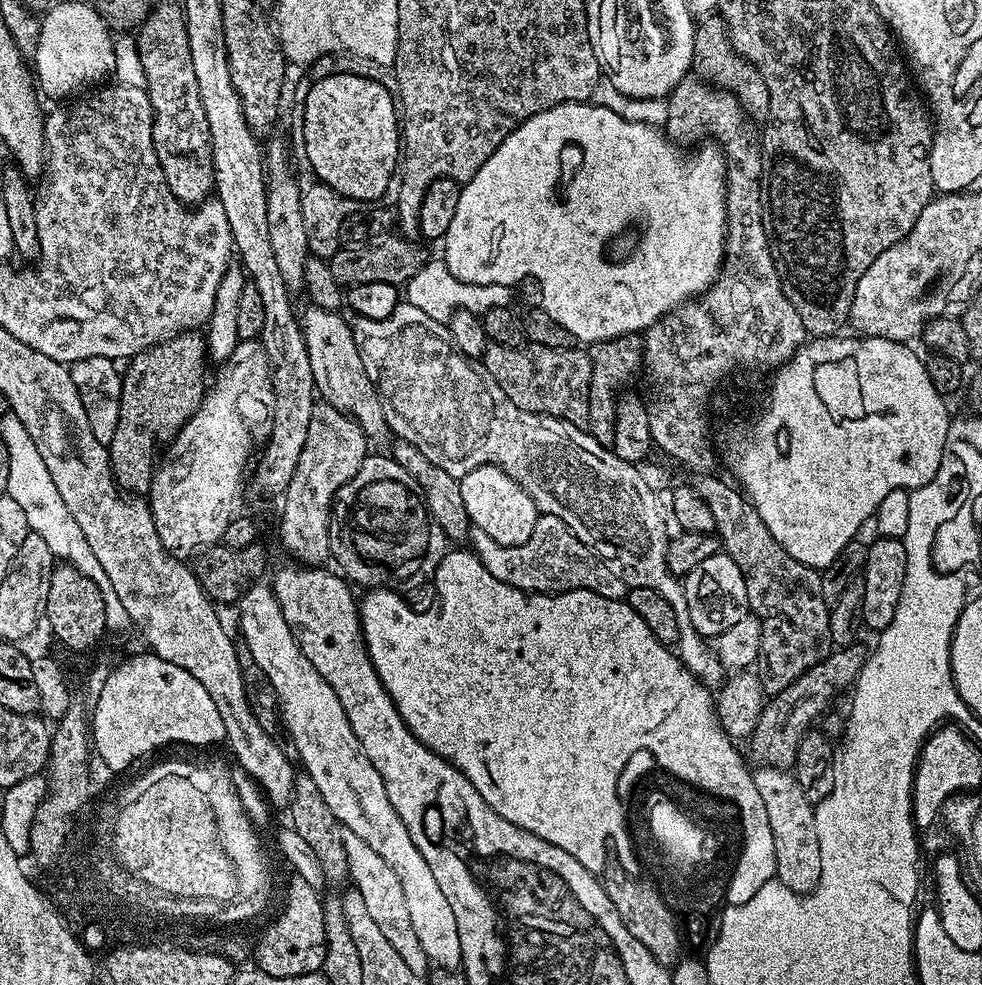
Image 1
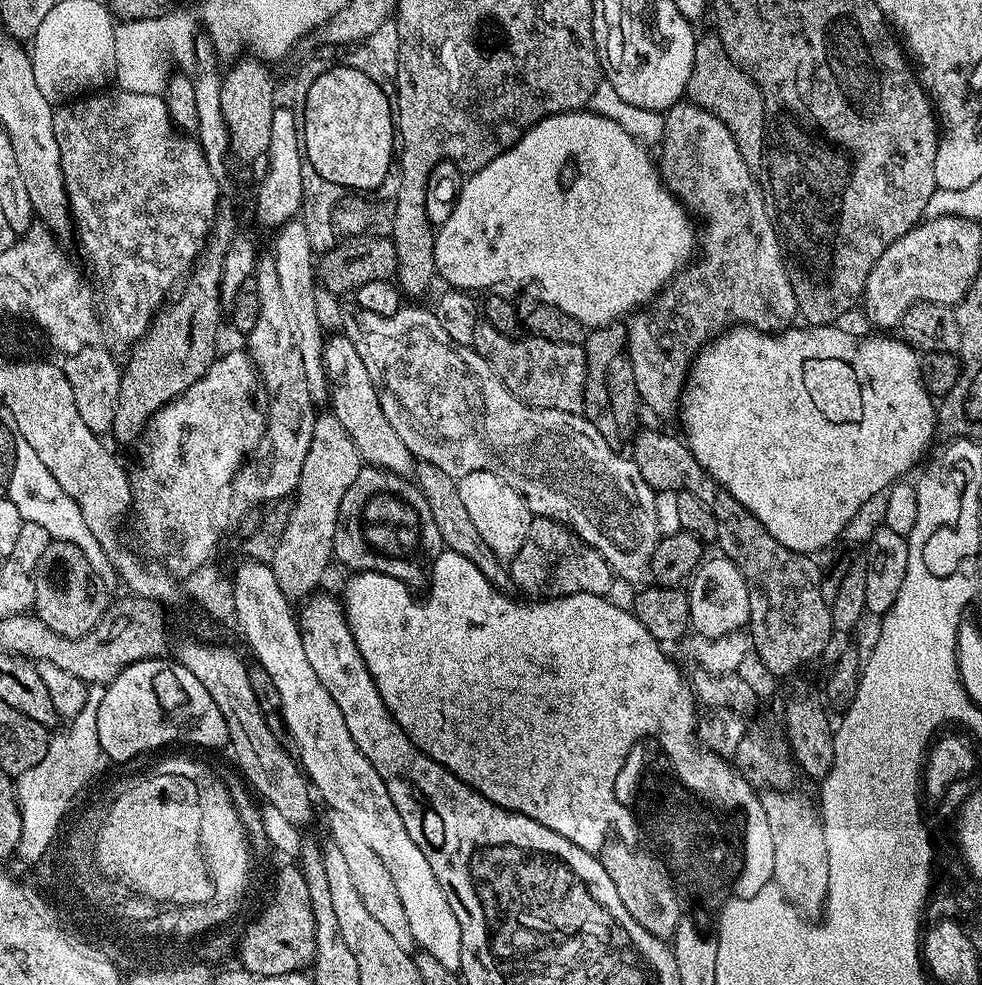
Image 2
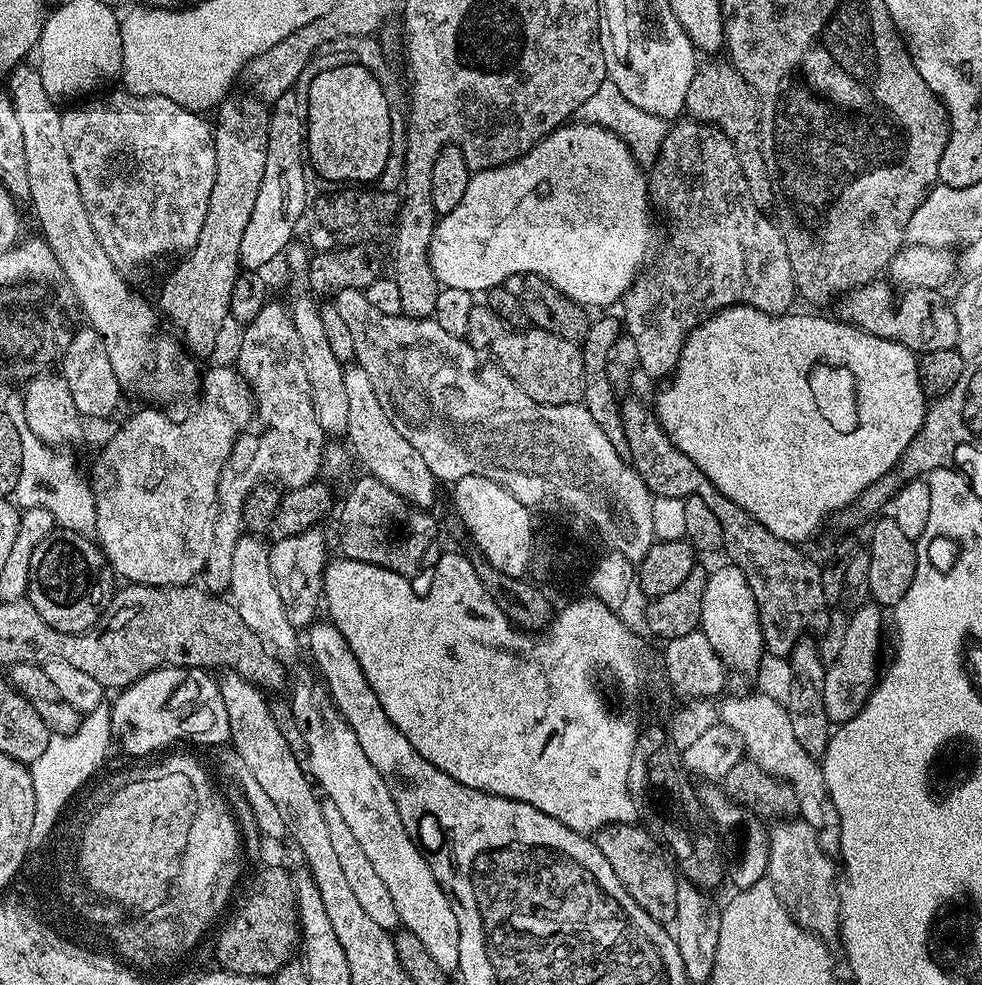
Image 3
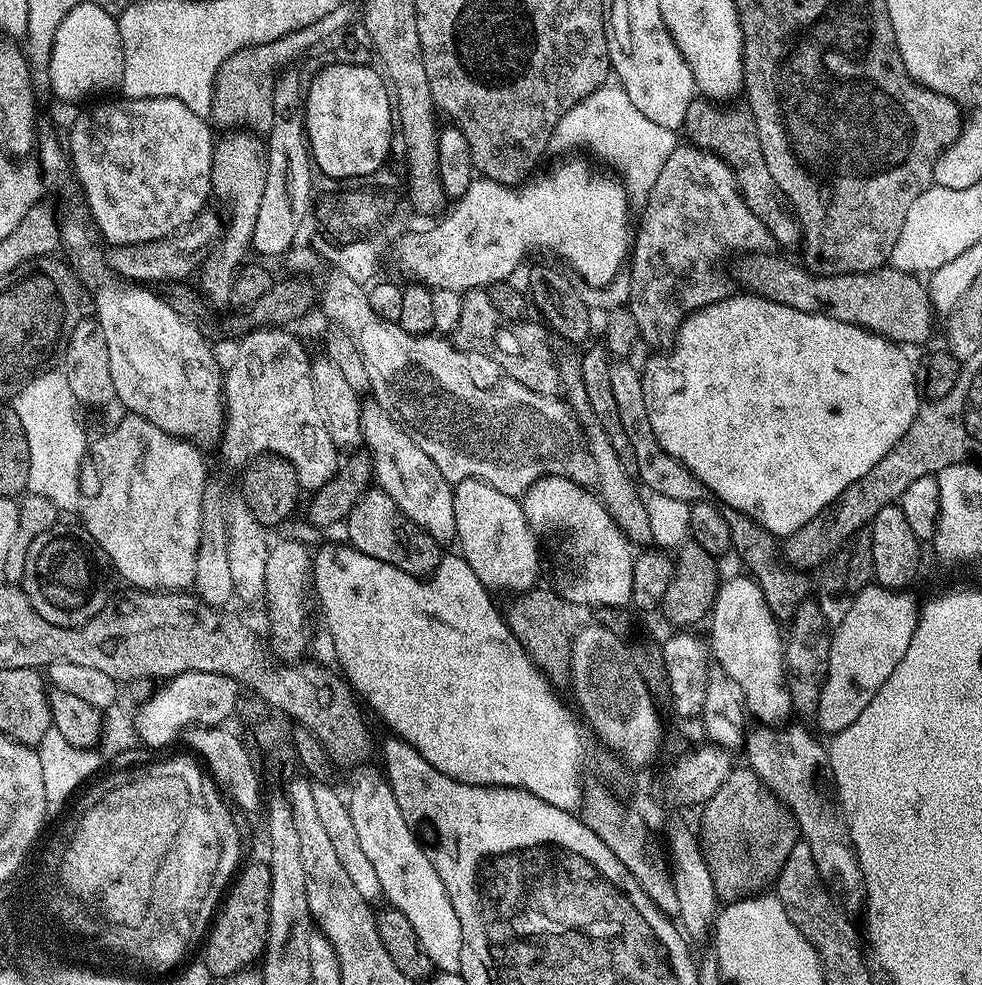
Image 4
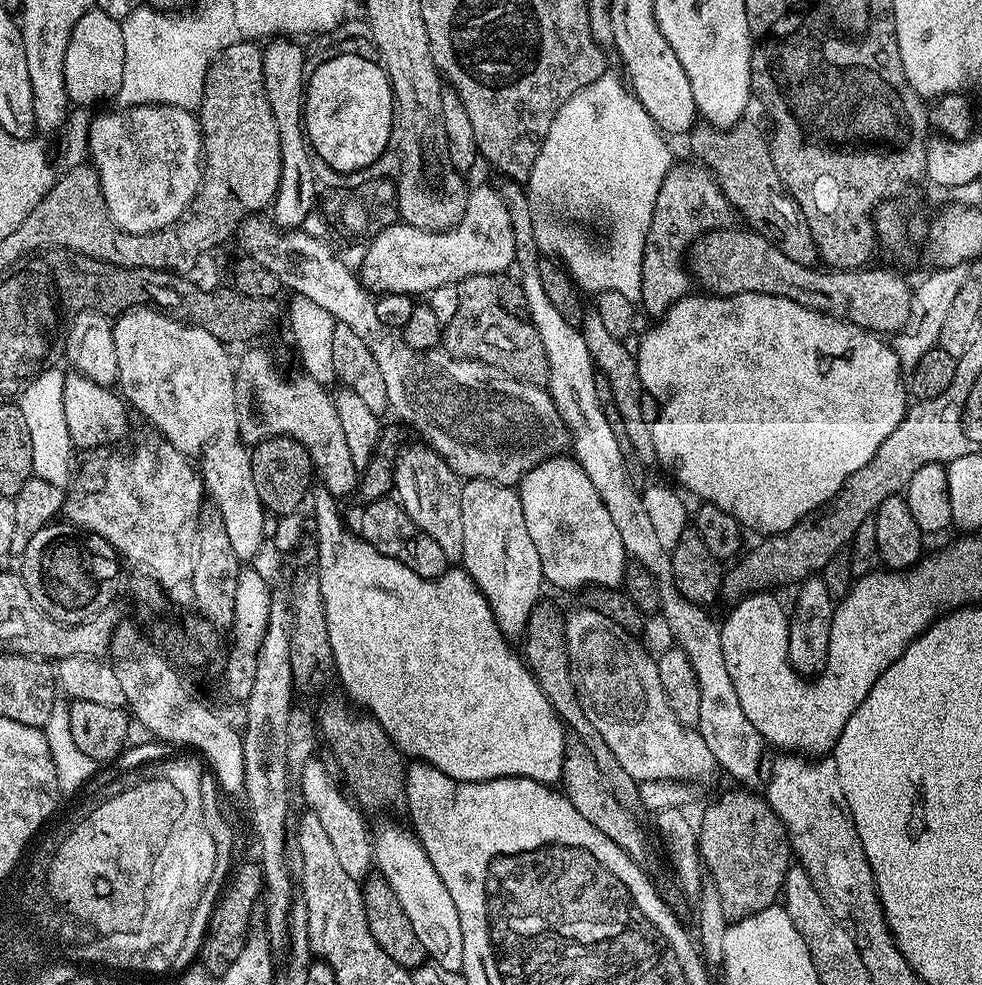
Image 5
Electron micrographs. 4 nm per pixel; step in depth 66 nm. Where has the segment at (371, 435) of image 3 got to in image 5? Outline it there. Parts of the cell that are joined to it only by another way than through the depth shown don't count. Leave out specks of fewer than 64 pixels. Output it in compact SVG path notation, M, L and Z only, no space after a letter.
M415 442L399 449L393 467L393 489L395 499L410 514L410 518L446 554L449 562L460 560L462 554L462 534L460 523L462 522L462 510L460 499L462 498L462 480L452 471L442 457L433 448L423 443Z

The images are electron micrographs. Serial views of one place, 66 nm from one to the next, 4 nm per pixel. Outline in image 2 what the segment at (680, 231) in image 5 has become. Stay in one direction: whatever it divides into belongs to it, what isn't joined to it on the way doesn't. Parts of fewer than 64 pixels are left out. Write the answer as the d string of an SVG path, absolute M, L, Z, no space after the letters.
M681 102L664 113L664 139L659 141L659 148L660 179L689 213L699 223L700 220L704 223L704 232L702 228L695 259L668 287L661 288L651 304L627 317L626 355L630 366L634 366L634 382L638 386L641 405L656 416L675 417L682 403L684 385L688 382L688 370L705 344L733 326L757 328L759 332L773 334L783 332L793 327L795 320L792 319L797 319L798 313L777 225L770 215L769 205L768 208L764 205L764 196L752 177L755 176L753 169L742 158L728 125L697 104Z

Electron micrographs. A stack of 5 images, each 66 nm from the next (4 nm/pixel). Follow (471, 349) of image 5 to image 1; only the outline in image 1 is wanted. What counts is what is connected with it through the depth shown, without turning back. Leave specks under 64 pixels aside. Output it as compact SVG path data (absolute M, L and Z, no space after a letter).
M489 343L482 357L482 368L491 383L499 392L506 394L518 410L536 412L540 416L560 416L579 428L587 425L590 418L592 357L583 347L547 348L529 343L527 346L507 348Z

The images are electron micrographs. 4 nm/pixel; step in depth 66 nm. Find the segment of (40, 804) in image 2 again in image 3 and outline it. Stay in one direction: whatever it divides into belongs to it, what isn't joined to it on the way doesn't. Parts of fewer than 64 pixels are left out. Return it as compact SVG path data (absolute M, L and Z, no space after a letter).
M49 735L46 750L30 765L35 796L34 826L31 827L34 844L46 838L47 832L57 824L59 814L71 803L70 798L103 766L108 756L106 741L80 739Z

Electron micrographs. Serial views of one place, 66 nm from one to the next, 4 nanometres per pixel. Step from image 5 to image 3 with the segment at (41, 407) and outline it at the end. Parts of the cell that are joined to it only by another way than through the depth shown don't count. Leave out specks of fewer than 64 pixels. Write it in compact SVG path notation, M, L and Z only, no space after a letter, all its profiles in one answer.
M23 429L22 466L19 468L18 482L14 493L19 507L42 508L48 510L59 527L71 532L90 534L96 528L96 499L93 489L80 480L76 464L67 451L57 450L38 439L30 430Z

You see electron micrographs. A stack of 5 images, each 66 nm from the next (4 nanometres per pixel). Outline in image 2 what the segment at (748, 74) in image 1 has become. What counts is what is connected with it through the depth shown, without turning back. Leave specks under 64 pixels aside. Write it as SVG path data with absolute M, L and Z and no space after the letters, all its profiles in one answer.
M701 35L694 46L694 66L690 70L690 78L686 96L691 103L704 108L728 125L738 142L742 158L748 167L756 170L761 167L764 154L764 99L760 85L737 66L726 54L726 46L722 46L719 36Z

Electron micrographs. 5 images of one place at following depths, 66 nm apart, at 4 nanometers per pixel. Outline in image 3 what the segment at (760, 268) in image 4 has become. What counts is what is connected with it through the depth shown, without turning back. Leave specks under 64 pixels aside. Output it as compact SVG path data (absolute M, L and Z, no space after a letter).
M877 278L871 280L868 284L863 284L857 288L843 293L835 301L835 315L843 320L845 324L853 324L856 328L862 329L864 332L874 334L878 338L886 338L890 342L898 342L902 346L906 346L914 353L929 352L930 350L950 350L955 348L958 342L958 318L954 318L954 310L951 303L947 299L940 297L941 293L934 288L910 288L903 293L904 296L897 302L892 297L894 288L891 283L885 282L883 279Z

